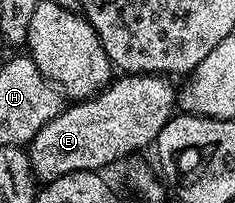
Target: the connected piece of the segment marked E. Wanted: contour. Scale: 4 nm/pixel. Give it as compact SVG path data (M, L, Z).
M155 73L121 75L110 80L96 97L86 97L76 103L66 104L58 117L39 127L37 134L29 140L27 152L33 176L38 182L48 183L79 171L105 171L108 165L113 165L148 145L150 148L156 142L159 131L163 131L163 127L175 113L178 90L169 81L172 80L168 76Z

